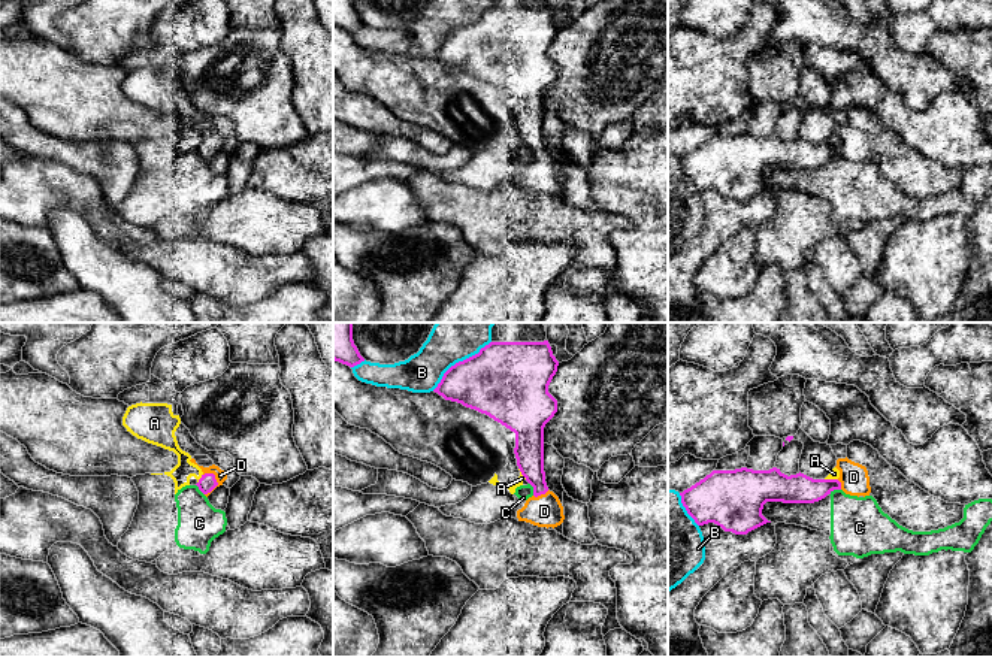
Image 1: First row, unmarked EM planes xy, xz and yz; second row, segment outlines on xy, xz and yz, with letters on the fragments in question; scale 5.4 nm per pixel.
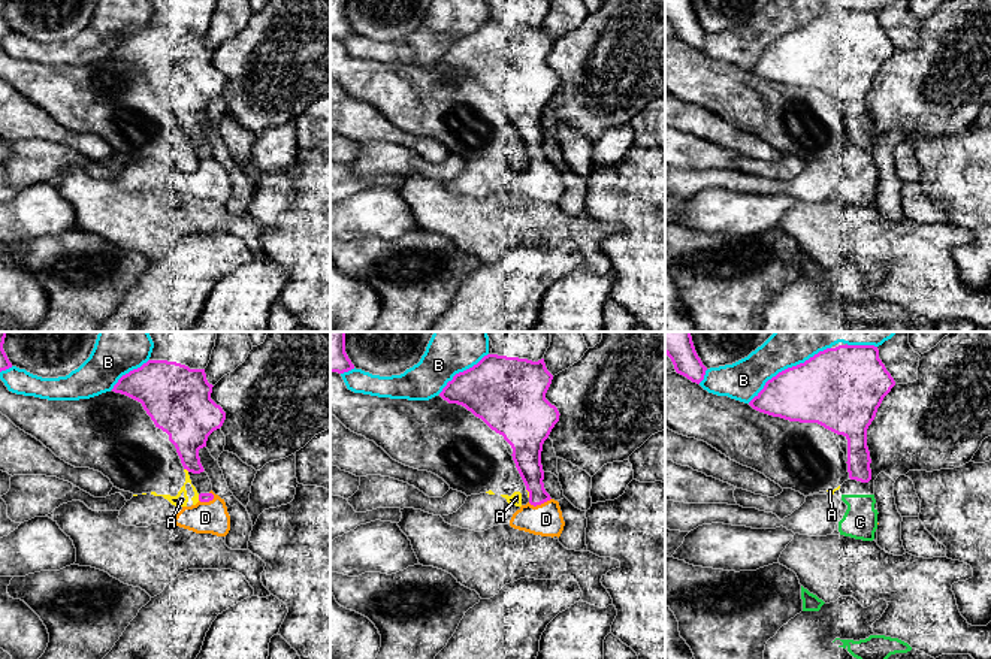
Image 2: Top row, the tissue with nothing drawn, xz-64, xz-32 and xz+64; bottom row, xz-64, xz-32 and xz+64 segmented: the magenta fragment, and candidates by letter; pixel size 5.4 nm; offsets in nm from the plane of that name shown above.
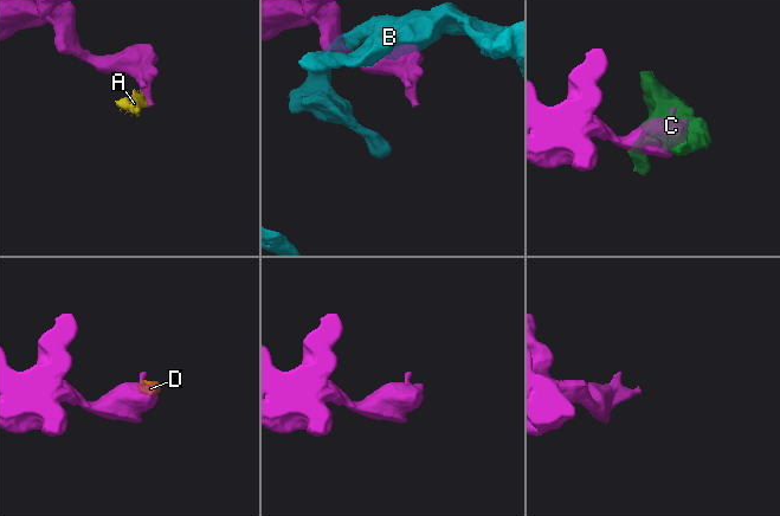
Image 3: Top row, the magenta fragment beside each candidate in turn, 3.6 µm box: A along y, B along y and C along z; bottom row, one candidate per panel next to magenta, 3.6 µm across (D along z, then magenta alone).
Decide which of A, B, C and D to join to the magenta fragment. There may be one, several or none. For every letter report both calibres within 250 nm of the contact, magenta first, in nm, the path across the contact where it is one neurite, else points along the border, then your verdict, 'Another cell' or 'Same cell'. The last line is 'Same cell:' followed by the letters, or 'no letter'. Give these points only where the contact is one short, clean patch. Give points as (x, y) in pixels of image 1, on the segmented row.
A: Thickness 160 nm (magenta) against 40 nm. Another cell
B: Thickness 400 nm (magenta) against 300 nm. Another cell
C: Thickness 160 nm (magenta) against 300 nm. Another cell
D: Thickness 90 nm (magenta) against 60 nm. Boundary: xy (212, 472), (217, 484), (205, 494). Another cell
Same cell: no letter

